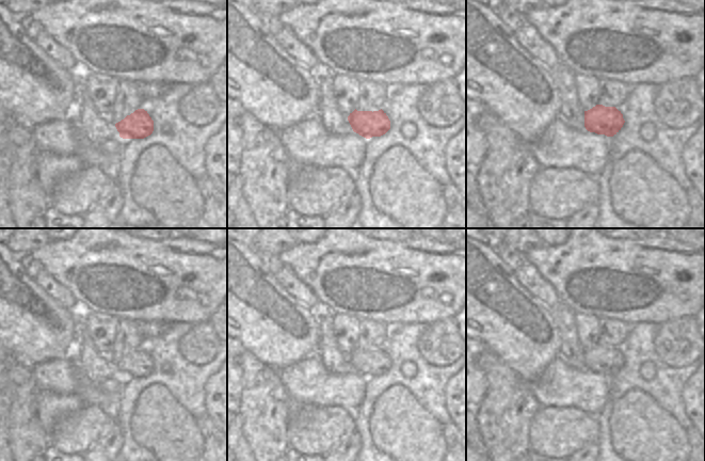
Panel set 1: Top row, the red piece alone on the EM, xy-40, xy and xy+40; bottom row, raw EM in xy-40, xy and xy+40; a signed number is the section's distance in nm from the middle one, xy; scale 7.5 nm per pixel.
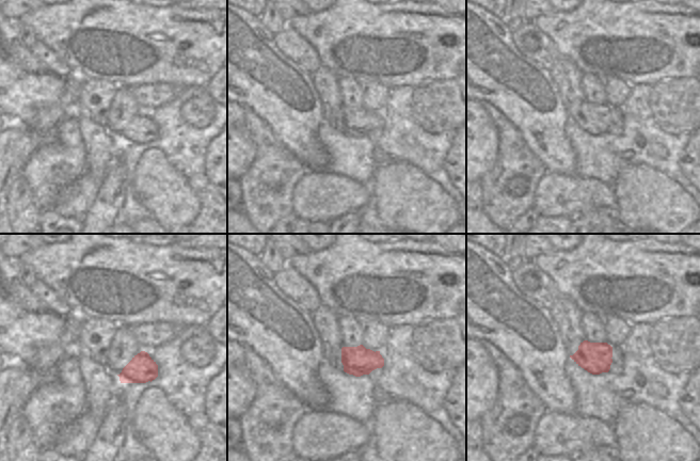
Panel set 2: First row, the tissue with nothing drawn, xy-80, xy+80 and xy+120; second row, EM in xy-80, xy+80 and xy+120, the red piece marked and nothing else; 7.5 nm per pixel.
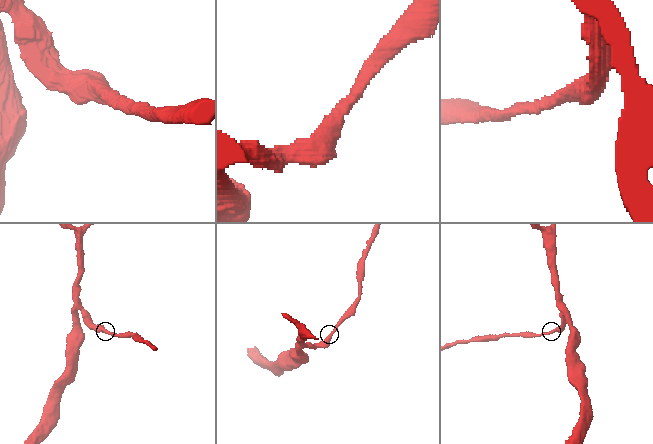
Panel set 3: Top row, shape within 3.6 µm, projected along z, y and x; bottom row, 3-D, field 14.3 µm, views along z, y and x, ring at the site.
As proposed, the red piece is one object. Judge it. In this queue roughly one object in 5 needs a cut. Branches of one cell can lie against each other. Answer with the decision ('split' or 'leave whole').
leave whole

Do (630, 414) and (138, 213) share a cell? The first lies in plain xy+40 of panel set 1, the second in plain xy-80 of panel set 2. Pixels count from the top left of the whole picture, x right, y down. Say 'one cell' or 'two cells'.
two cells

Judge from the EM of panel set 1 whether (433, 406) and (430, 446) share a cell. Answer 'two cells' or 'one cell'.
two cells

